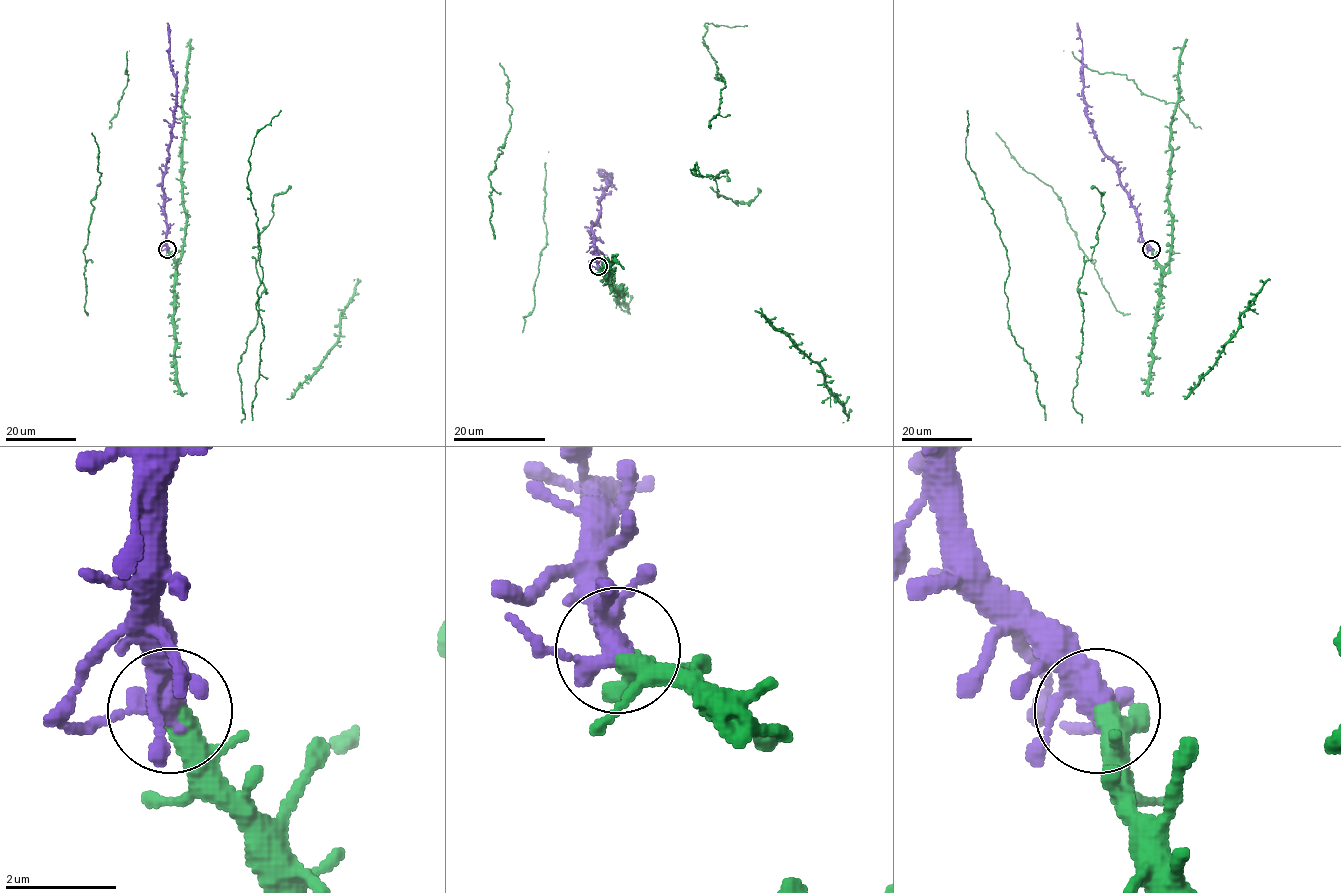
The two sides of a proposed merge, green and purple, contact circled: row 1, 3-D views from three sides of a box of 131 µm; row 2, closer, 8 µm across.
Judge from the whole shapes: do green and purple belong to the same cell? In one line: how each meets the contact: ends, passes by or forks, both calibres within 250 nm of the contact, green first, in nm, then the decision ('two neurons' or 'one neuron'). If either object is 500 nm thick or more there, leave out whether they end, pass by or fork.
500/320 nm | one neuron

